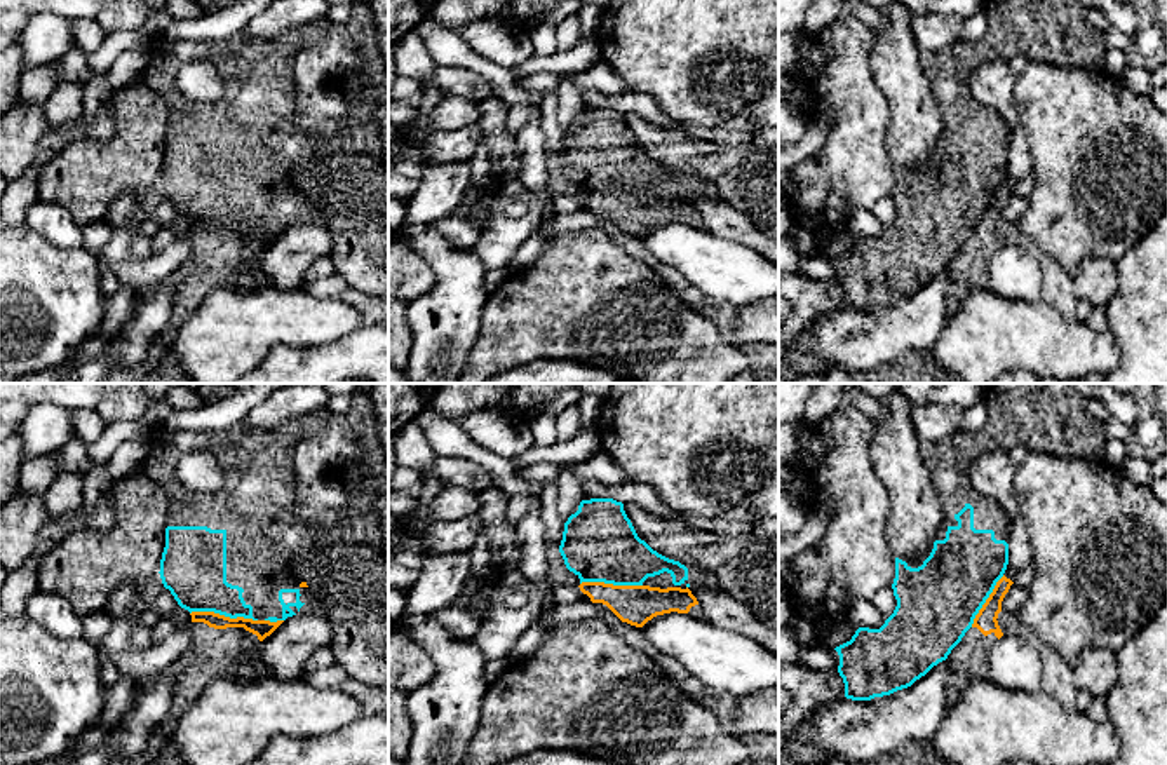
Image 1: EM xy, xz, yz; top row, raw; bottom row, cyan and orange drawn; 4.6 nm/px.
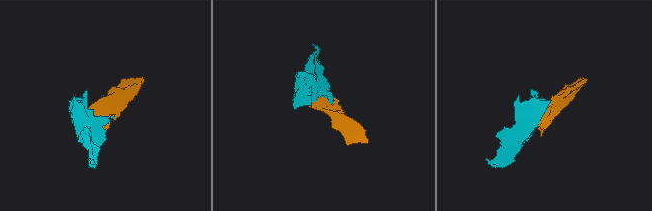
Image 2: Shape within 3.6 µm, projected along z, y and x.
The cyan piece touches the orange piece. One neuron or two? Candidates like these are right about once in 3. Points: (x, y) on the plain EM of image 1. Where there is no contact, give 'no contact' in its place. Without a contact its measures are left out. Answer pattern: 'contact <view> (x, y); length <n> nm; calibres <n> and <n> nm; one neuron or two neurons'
contact xy (223, 223); length 320 nm; calibres 300 and 80 nm; two neurons

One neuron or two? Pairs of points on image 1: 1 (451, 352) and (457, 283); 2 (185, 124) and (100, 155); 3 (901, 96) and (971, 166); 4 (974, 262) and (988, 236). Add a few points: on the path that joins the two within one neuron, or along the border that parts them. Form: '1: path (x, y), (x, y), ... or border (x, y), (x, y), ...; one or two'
1: path (451, 335), (451, 309), (457, 300); one
2: border (154, 91), (168, 108), (166, 155), (159, 171); two
3: border (934, 94), (941, 112), (941, 135), (929, 161); two
4: path (974, 255), (981, 243); one

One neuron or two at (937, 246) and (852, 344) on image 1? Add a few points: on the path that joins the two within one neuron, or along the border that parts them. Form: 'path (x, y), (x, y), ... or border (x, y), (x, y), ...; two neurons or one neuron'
border (922, 286), (889, 304), (870, 309), (847, 309); two neurons

